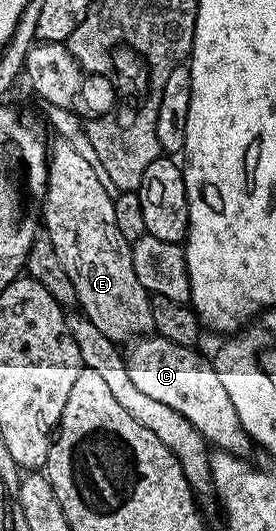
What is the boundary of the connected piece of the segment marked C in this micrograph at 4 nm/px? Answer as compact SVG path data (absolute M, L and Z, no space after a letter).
M144 336L133 341L127 350L130 380L134 380L139 391L186 416L186 420L190 420L190 424L202 435L204 441L217 451L248 456L254 450L253 443L238 420L238 412L234 412L234 403L230 401L226 387L222 380L218 380L217 370L207 357L203 358L199 354L199 349L174 344L159 336Z

